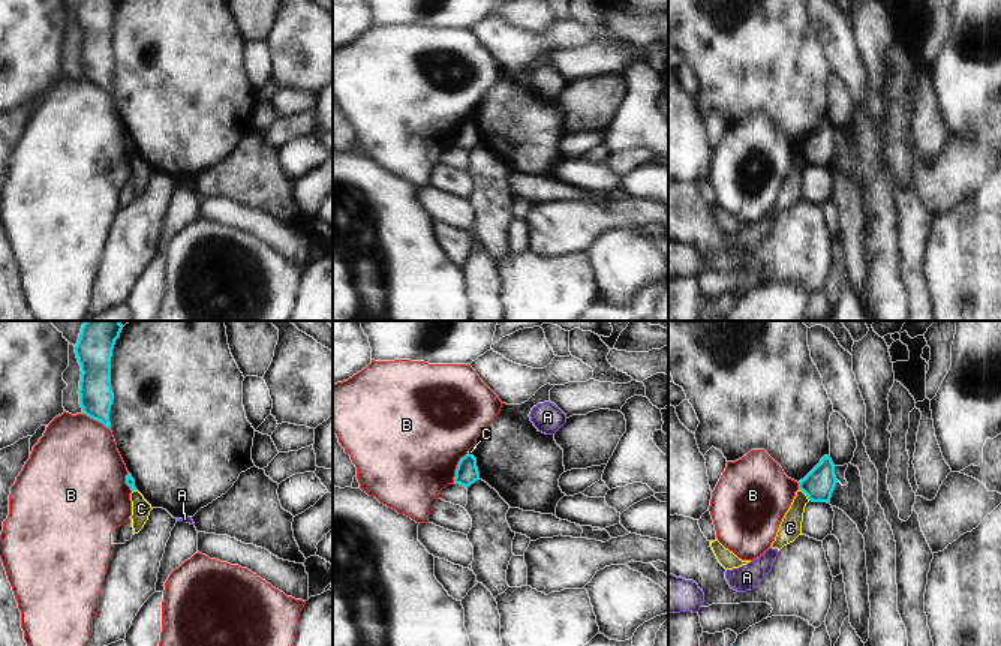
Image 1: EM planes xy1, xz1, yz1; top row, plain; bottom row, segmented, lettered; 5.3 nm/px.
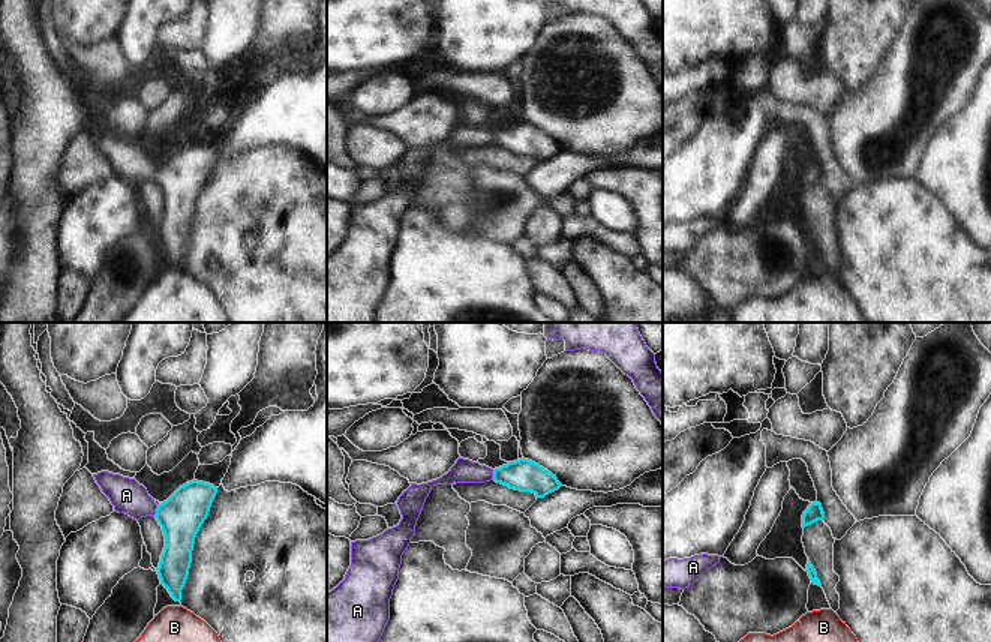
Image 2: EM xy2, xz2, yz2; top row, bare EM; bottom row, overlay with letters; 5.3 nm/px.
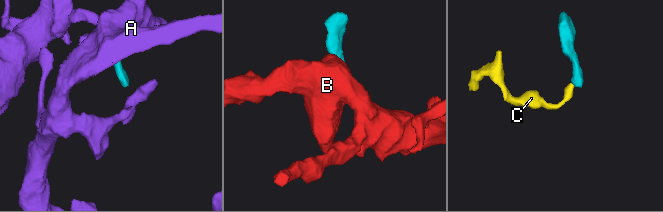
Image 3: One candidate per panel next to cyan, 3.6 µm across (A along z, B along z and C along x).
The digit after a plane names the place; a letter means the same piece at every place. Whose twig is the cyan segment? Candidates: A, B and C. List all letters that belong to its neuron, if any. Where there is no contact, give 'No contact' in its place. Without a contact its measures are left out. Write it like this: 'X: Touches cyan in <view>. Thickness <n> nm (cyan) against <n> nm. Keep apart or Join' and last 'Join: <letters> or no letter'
A: Touches cyan in xy2. Thickness 240 nm (cyan) against 180 nm. Join
B: Touches cyan in xz1. Thickness 120 nm (cyan) against 500 nm. Keep apart
C: Touches cyan in yz1. Thickness 170 nm (cyan) against 120 nm. Keep apart
Join: A

